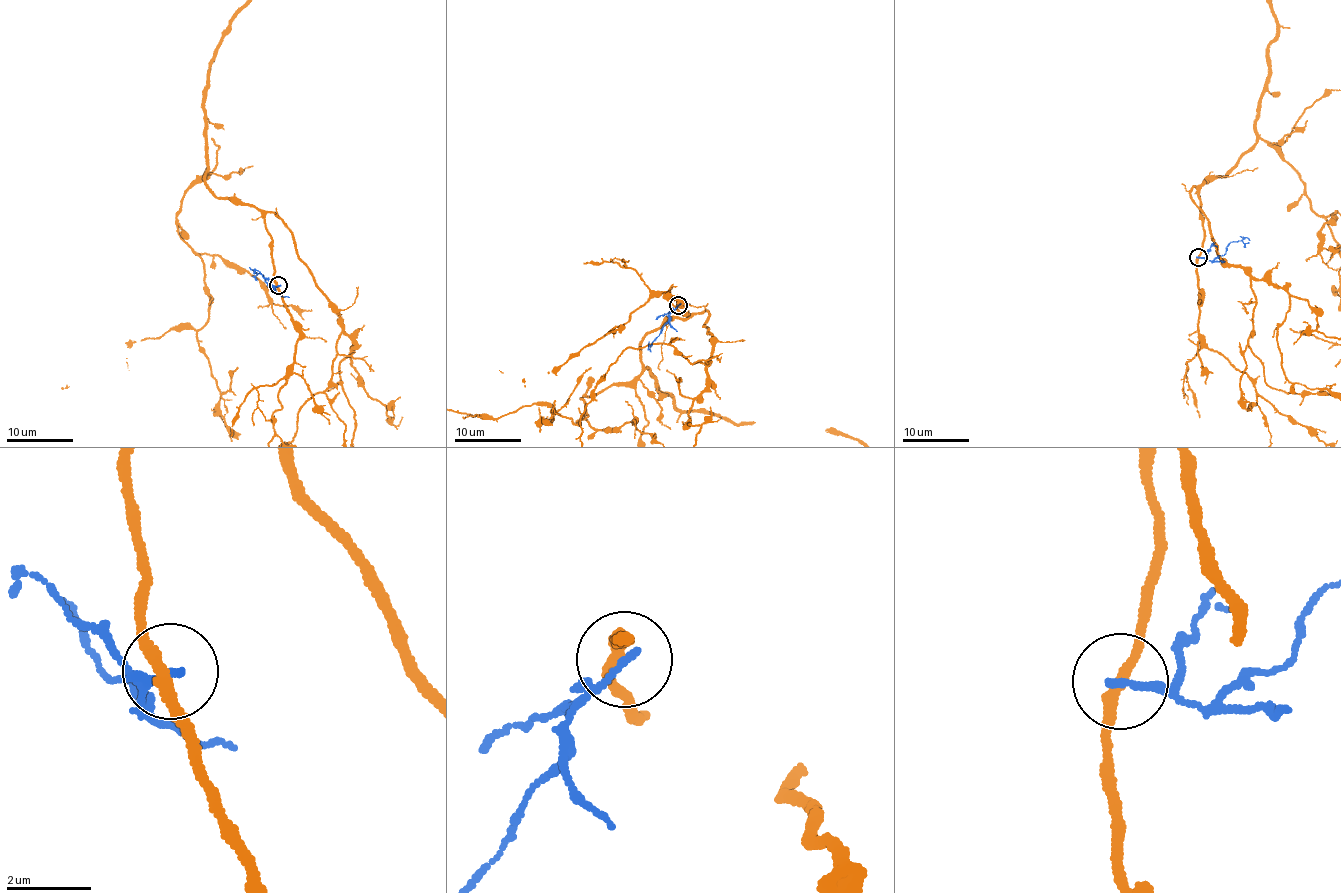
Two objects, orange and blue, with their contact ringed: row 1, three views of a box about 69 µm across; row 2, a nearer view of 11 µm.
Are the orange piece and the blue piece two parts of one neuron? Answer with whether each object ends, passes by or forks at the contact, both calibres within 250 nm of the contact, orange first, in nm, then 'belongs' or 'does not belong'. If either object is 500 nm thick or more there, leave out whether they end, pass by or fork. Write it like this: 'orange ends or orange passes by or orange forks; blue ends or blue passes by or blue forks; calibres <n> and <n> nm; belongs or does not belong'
orange passes by; blue ends; calibres 240 and 180 nm; does not belong

